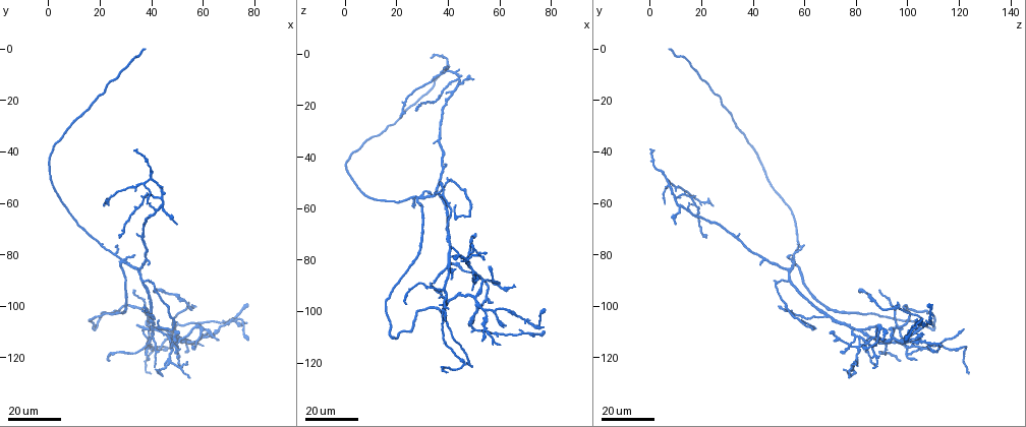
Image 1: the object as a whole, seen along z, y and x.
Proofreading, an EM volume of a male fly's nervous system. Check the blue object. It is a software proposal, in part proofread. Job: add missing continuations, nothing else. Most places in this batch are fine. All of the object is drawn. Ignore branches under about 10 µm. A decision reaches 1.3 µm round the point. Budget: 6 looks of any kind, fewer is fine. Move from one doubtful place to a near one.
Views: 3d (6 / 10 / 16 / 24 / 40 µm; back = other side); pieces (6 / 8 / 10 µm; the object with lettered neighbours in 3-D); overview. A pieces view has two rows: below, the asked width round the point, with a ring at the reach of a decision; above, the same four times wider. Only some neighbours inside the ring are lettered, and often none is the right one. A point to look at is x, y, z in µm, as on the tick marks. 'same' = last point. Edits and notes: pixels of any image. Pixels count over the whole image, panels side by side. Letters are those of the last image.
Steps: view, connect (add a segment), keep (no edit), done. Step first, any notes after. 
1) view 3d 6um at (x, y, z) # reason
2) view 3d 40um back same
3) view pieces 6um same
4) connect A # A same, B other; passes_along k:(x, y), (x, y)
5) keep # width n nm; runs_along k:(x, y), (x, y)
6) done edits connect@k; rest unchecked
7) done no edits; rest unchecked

view 3d 24um at (37, 0, 7) # branch stops here

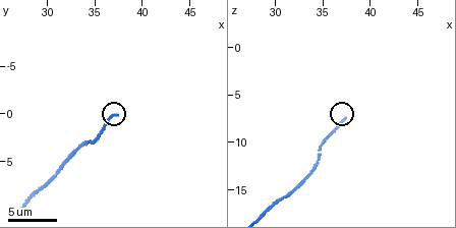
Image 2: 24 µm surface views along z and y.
view pieces 10um at (37.4, -0.2, 7.6) # see the neighbours

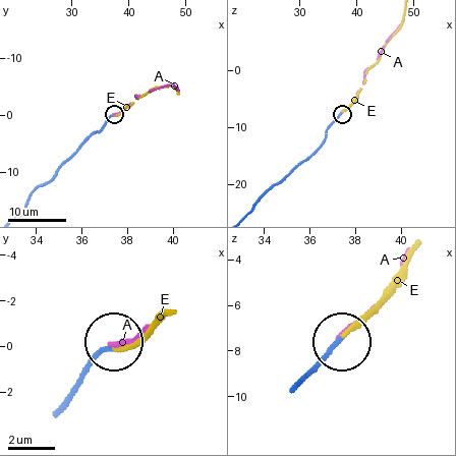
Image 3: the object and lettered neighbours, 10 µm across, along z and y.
connect E # A other, E same; passes_along 3:(328, 126), (355, 97), (402, 19); the neuron continues

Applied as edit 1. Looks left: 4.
view overview # see it whole again

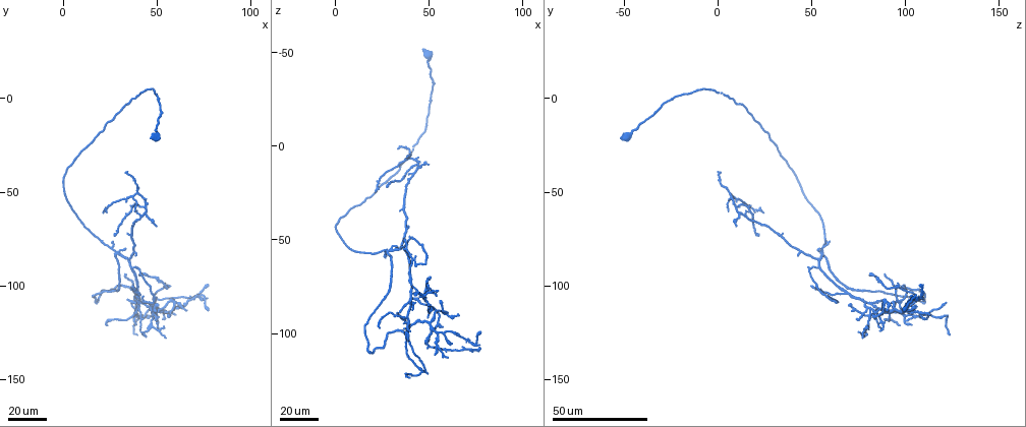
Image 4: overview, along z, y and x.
view 3d 40um at (39, 83, 43) # thin end

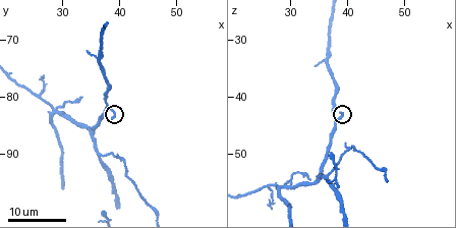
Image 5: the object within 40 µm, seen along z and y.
view pieces 10um at (38.5, 83.5, 42.5)

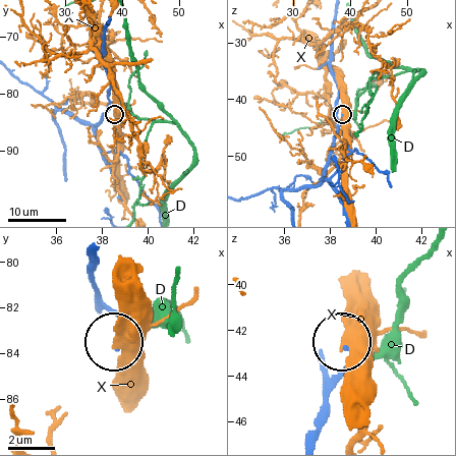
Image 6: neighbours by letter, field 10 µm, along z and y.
keep # width 180 nm; D other, X other; no lettered segment goes on from it

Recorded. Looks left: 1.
done edits connect@3; rest unchecked

